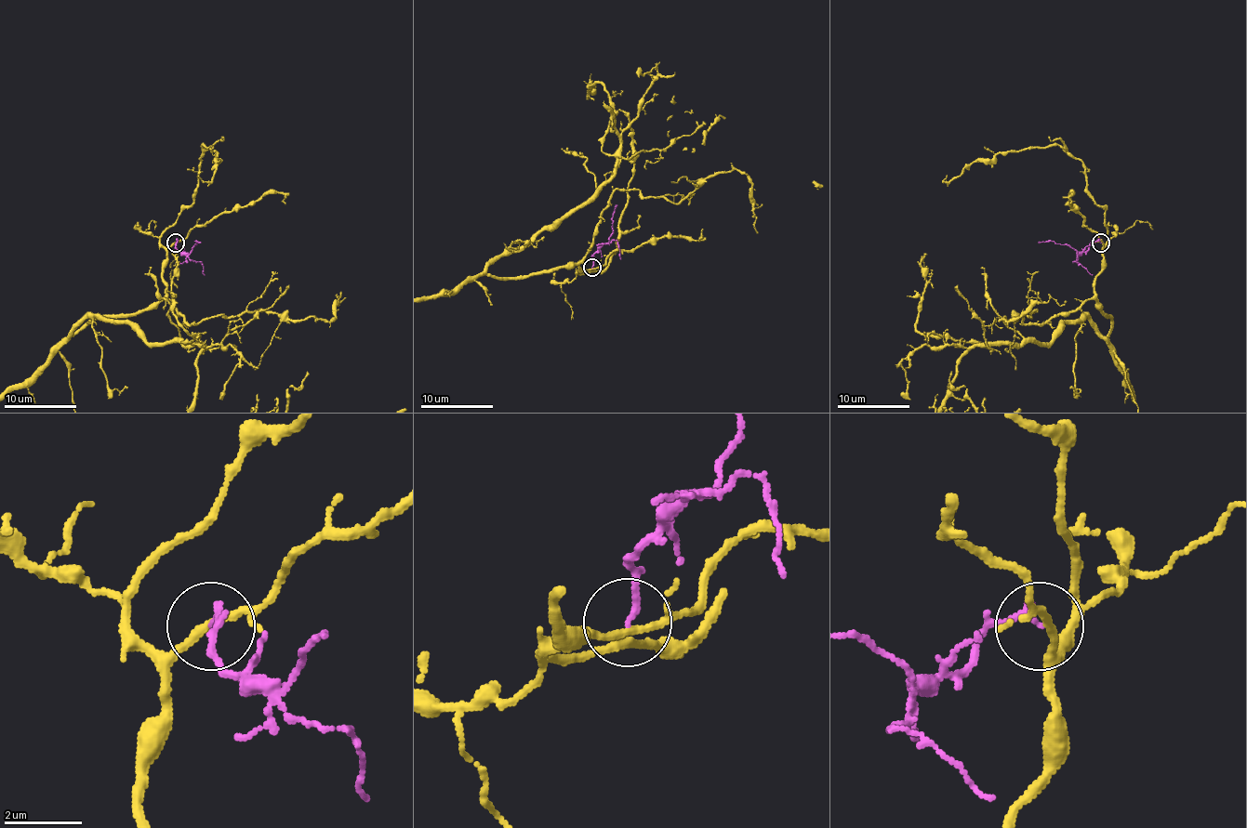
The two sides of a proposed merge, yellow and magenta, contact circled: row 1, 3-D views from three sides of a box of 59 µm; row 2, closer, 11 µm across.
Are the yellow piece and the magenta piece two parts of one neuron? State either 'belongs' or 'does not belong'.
does not belong

